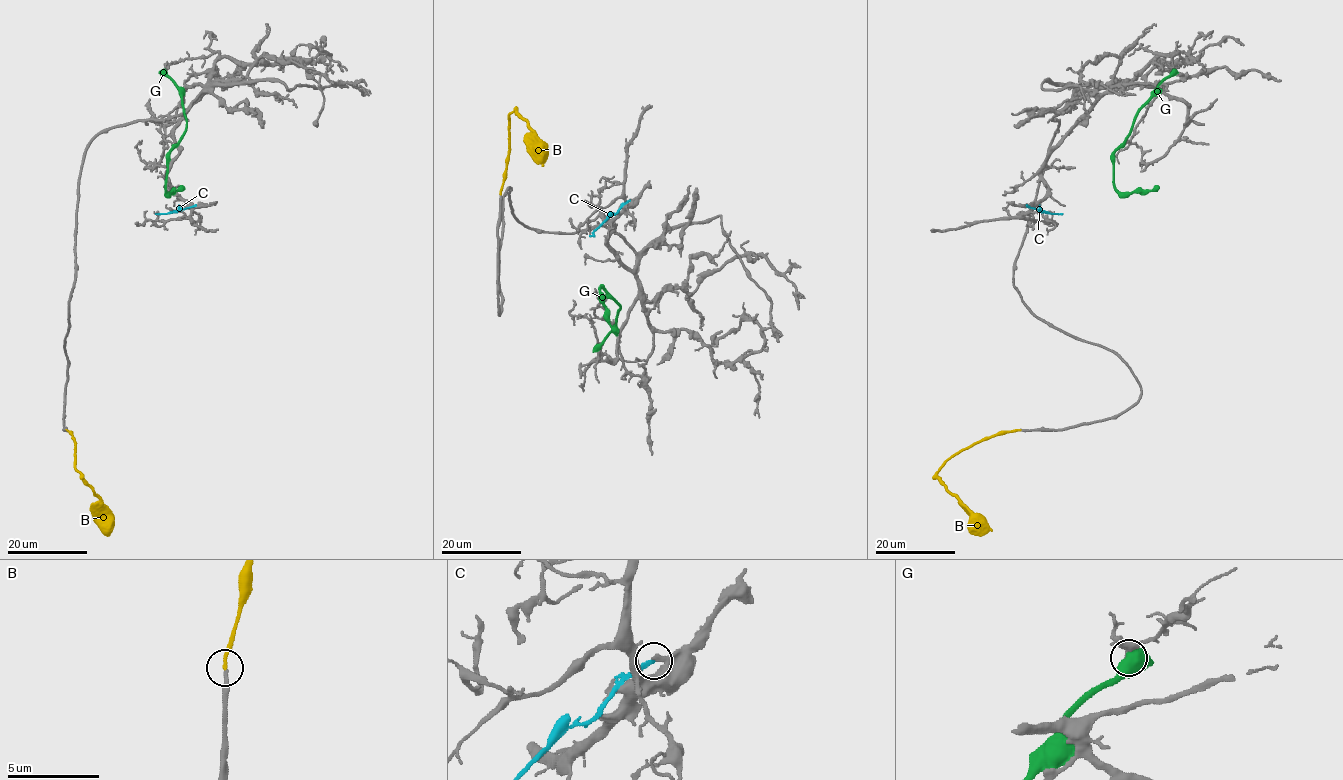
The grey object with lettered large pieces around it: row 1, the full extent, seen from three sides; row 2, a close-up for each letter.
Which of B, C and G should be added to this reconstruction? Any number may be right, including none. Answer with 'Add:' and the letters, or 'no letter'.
Add: B

